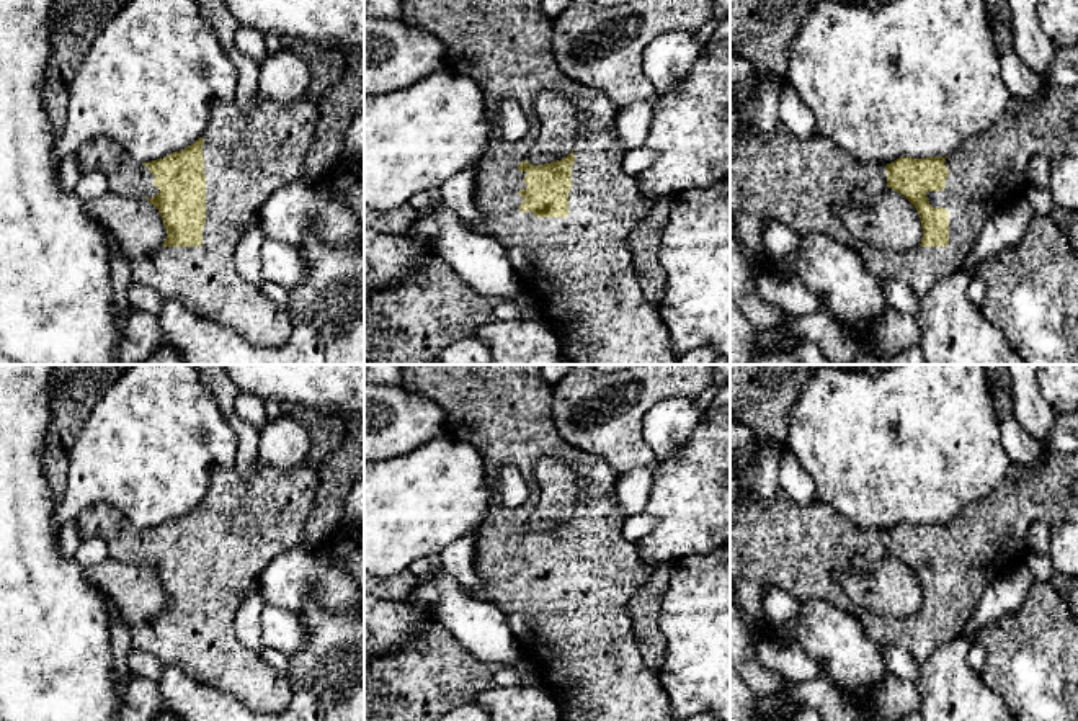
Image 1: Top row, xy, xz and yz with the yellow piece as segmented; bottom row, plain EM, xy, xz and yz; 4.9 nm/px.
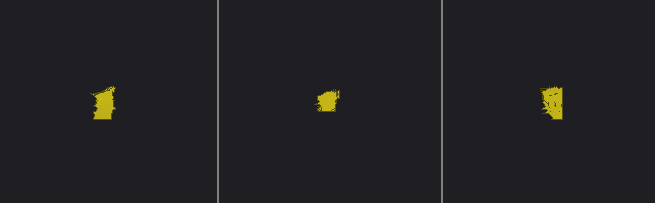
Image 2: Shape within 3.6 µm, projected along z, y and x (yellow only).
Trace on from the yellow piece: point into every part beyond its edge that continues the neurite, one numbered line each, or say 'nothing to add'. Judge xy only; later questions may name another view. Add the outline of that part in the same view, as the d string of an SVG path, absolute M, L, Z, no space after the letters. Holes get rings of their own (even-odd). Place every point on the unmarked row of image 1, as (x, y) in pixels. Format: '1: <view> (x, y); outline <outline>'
1: xy (249, 520); outline M258 459L250 476L240 476L234 468L217 469L203 500L206 541L203 611L160 611L131 626L132 649L147 652L162 664L185 667L193 678L232 693L255 713L283 713L292 698L287 674L268 665L240 643L235 616L245 597L260 585L265 567L304 540L304 525L314 508L317 489L318 472L309 463L281 471Z

